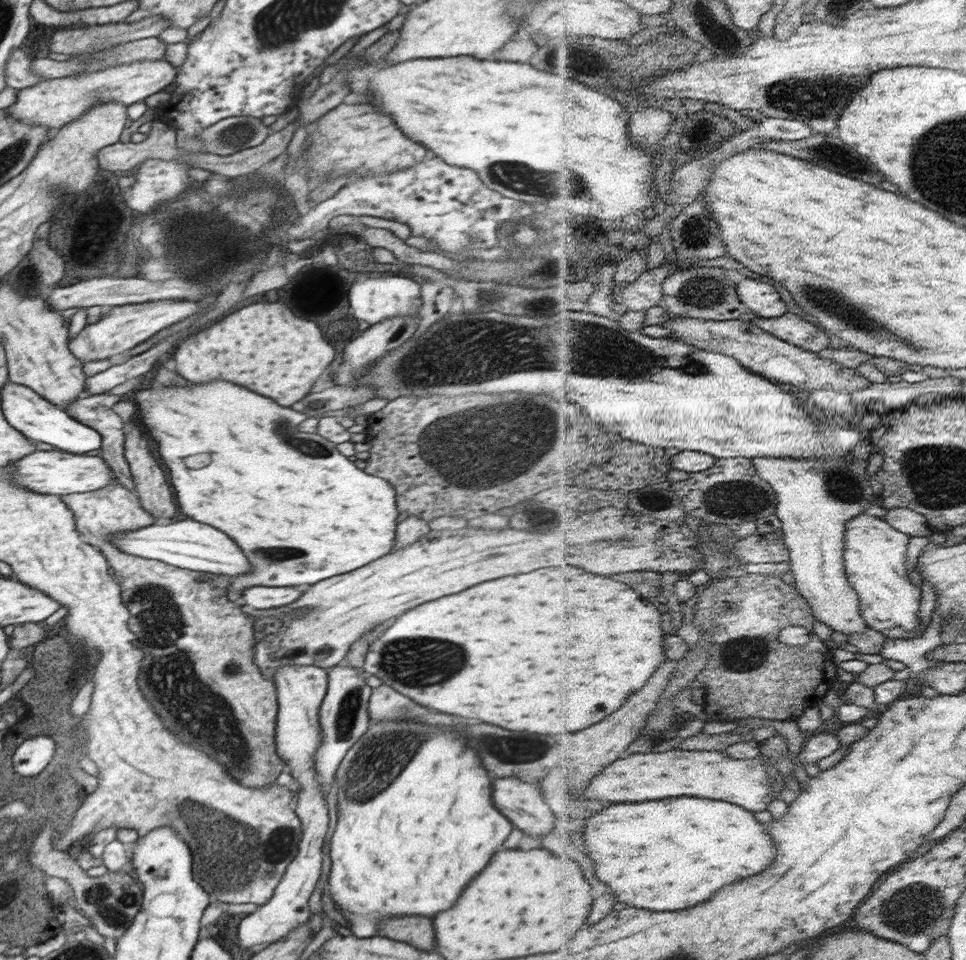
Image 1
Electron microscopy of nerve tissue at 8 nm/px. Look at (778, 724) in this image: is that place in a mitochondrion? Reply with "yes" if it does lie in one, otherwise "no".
no

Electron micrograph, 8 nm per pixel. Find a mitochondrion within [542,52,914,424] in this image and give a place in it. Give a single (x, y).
(815, 99)

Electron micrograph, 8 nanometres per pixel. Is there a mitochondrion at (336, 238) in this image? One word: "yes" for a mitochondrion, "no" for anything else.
no

